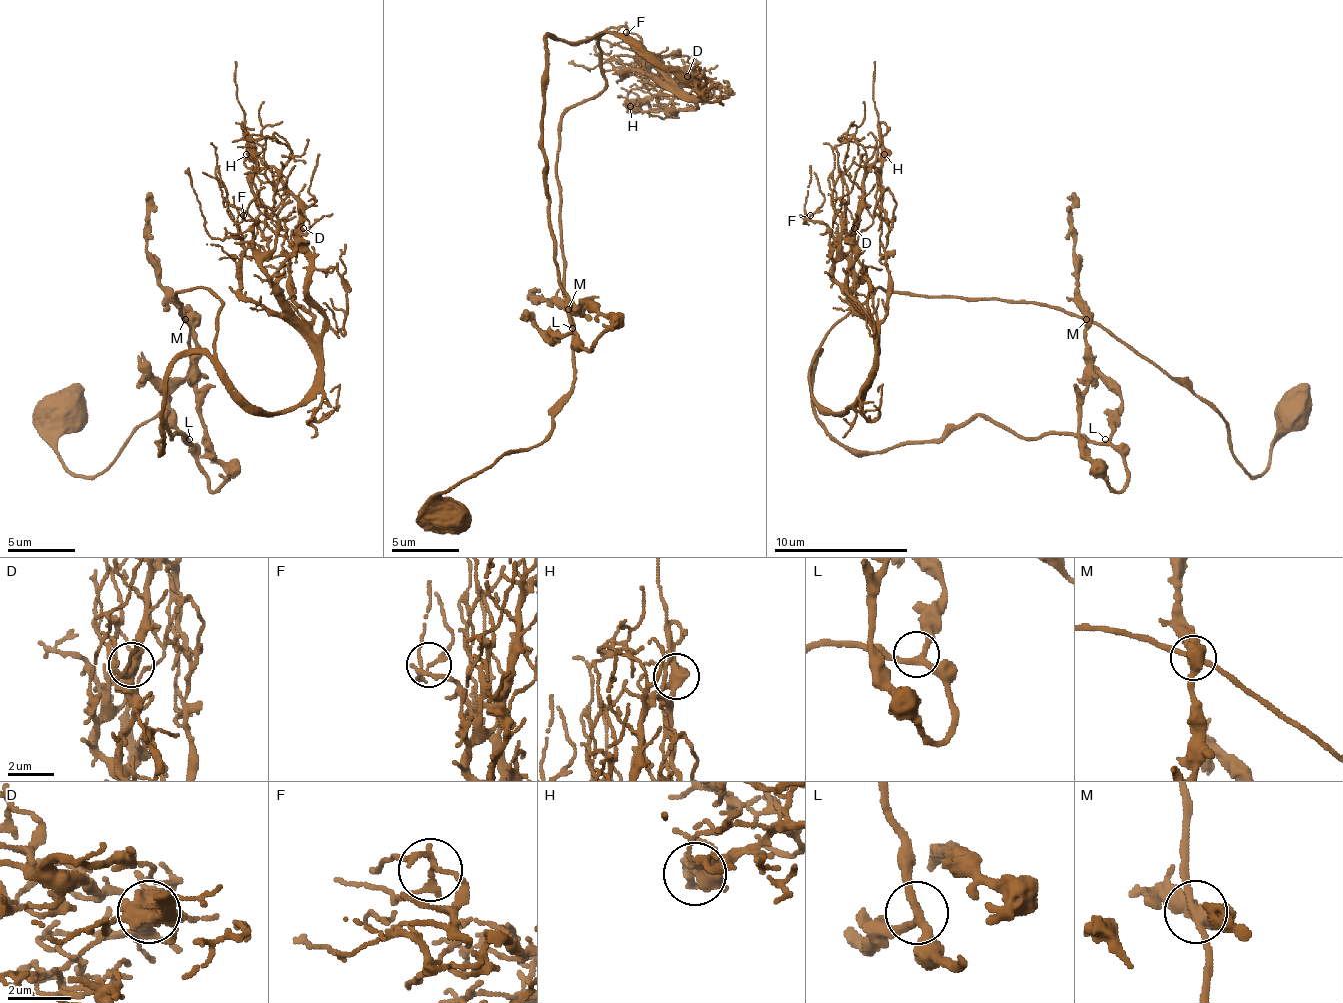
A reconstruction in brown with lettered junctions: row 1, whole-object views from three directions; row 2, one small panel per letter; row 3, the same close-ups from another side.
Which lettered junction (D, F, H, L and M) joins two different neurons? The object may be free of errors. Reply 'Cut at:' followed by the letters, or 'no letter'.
Cut at: no letter

